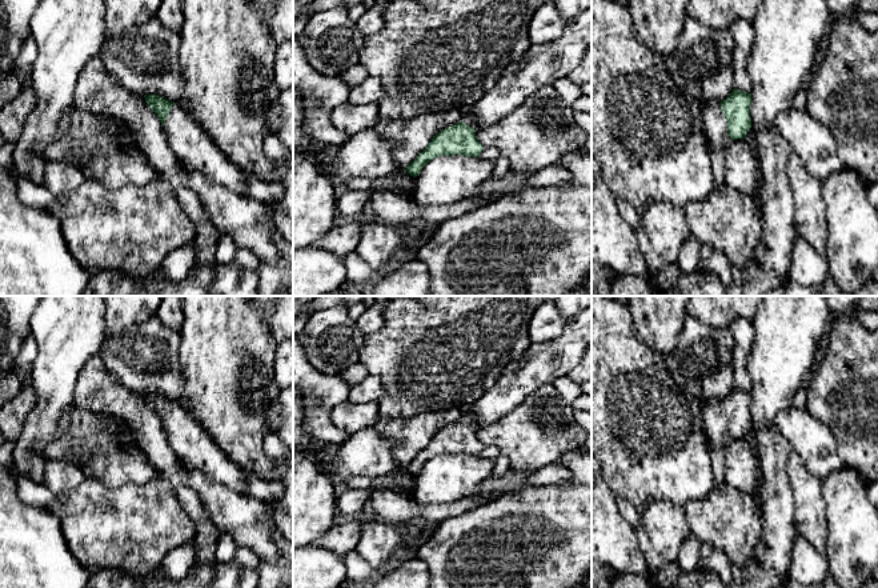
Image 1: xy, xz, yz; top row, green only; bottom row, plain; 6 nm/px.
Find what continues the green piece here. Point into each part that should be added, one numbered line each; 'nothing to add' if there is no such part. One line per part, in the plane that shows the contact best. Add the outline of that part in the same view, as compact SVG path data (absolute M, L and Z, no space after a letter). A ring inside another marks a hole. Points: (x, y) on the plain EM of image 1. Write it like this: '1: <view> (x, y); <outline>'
1: yz (714, 423); M719 401L703 404L702 427L710 451L726 448L733 440Z

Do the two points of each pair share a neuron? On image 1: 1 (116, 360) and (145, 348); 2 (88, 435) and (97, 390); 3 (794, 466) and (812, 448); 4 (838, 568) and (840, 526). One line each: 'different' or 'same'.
1: same
2: different
3: different
4: same

